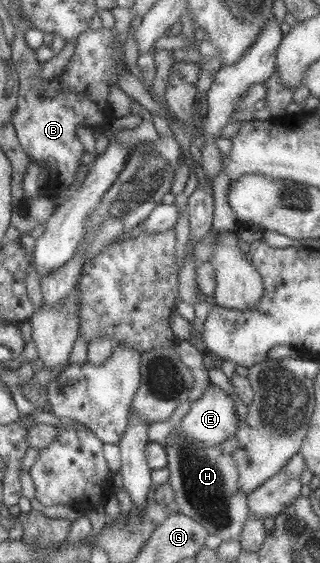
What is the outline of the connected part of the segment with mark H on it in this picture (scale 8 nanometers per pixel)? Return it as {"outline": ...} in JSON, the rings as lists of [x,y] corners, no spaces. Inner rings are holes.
{"outline":[[[170,431],[164,439],[168,483],[173,489],[173,496],[179,513],[199,523],[208,535],[217,535],[222,541],[239,536],[243,523],[248,519],[247,498],[238,485],[238,468],[231,453],[224,453],[220,444],[206,445],[184,439],[177,431]]]}

